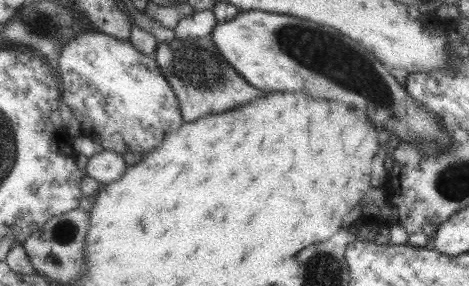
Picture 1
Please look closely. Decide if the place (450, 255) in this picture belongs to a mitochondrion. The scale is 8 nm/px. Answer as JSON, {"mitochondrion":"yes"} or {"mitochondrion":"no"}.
{"mitochondrion":"no"}

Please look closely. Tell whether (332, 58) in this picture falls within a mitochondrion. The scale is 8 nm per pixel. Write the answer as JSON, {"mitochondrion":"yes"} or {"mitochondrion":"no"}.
{"mitochondrion":"yes"}

